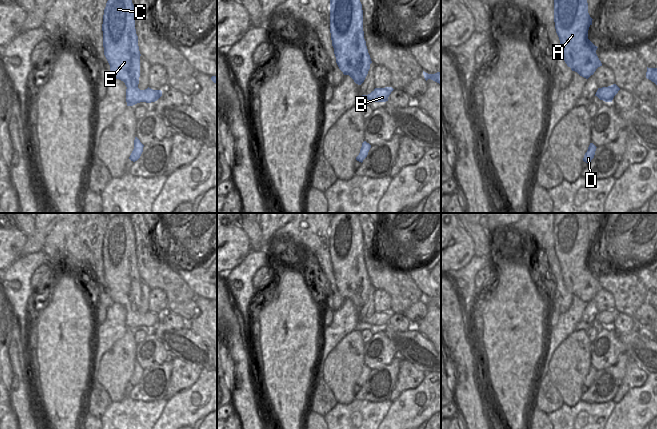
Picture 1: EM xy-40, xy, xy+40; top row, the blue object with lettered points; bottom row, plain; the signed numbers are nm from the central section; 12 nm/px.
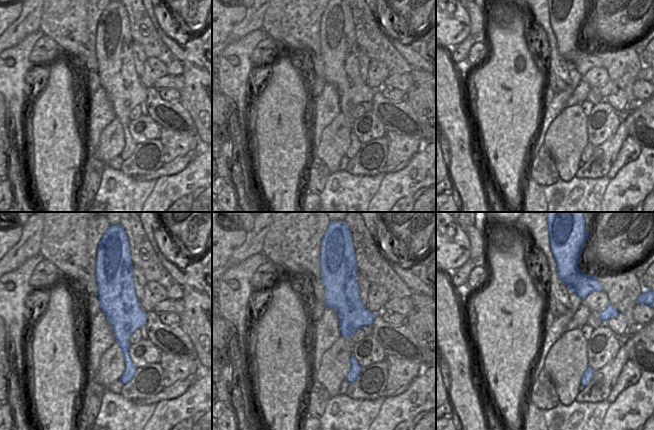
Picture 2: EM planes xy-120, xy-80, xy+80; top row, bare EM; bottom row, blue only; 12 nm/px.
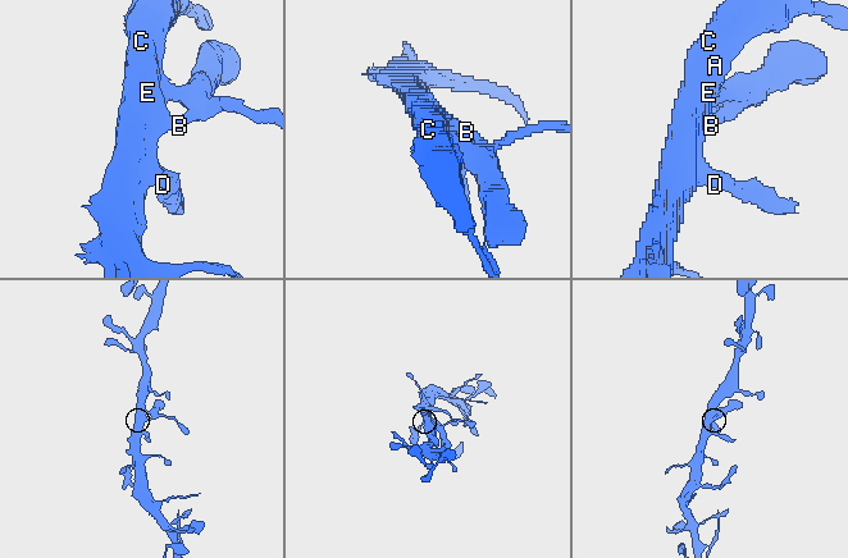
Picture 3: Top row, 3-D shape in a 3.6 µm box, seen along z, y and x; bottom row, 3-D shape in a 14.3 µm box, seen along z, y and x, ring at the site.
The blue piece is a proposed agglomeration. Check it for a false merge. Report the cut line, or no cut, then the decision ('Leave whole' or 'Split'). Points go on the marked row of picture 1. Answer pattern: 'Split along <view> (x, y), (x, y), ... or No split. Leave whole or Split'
No split. Leave whole.

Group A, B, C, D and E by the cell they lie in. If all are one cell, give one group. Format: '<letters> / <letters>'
A B C D E

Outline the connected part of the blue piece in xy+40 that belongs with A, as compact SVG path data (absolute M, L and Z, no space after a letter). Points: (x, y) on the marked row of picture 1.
M554 0L554 22L563 59L572 71L588 79L602 66L595 46L588 39L592 25L587 0Z

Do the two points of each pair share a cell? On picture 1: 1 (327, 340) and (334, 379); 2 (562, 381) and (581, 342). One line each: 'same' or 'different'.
1: different
2: same

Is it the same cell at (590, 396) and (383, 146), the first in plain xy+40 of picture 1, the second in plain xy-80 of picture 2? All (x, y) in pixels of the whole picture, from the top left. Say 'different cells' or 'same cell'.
same cell

